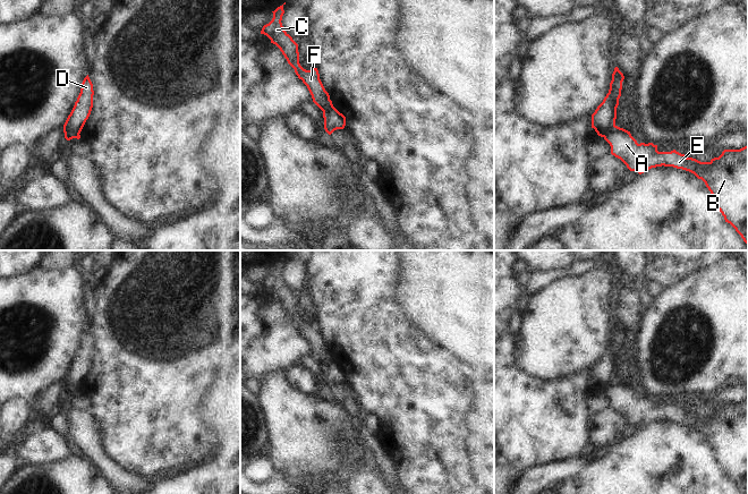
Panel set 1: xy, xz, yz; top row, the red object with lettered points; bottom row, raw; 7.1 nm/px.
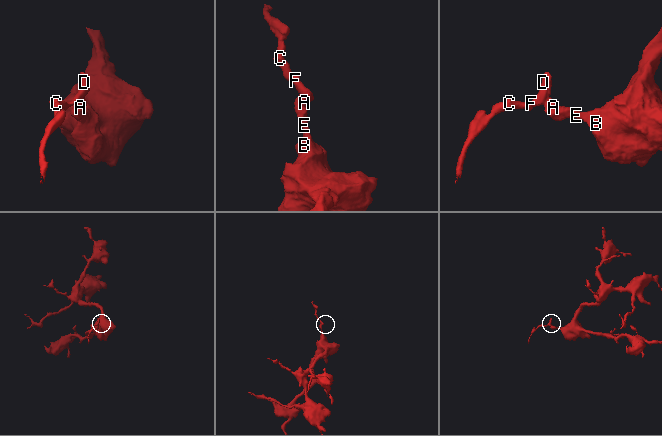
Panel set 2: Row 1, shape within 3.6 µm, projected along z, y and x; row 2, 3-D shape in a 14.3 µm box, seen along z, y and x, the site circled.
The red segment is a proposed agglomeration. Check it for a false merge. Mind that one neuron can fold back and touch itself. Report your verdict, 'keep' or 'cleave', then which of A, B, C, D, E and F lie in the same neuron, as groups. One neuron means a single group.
cleave | A B E / C D F

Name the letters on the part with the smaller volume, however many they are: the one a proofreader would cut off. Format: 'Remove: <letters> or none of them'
Remove: C, D, F

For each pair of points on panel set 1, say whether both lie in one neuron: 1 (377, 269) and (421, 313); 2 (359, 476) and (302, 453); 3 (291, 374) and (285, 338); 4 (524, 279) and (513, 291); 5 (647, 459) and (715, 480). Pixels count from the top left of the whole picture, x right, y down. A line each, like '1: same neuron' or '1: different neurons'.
1: different neurons
2: different neurons
3: different neurons
4: different neurons
5: same neuron

